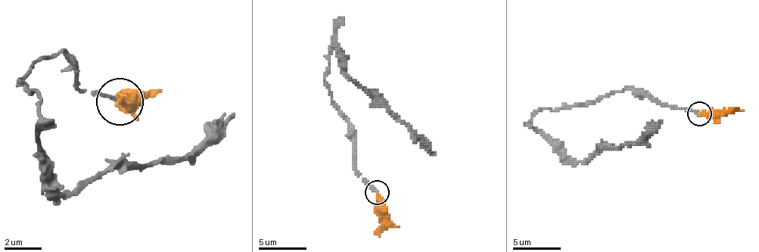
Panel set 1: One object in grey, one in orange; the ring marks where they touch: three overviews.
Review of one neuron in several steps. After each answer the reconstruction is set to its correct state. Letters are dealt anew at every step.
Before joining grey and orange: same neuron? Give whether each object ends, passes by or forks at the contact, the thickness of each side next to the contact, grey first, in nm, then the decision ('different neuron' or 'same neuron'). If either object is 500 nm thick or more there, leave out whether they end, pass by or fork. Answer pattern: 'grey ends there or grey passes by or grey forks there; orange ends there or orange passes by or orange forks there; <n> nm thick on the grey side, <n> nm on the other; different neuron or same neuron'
grey ends there; orange ends there; 170 nm thick on the grey side, 280 nm on the other; same neuron

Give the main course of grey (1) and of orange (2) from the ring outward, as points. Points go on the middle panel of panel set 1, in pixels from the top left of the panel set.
1: (377, 193), (358, 176), (353, 128), (324, 79), (336, 24), (336, 53), (346, 73), (372, 91), (435, 154)
2: (377, 193), (380, 236)

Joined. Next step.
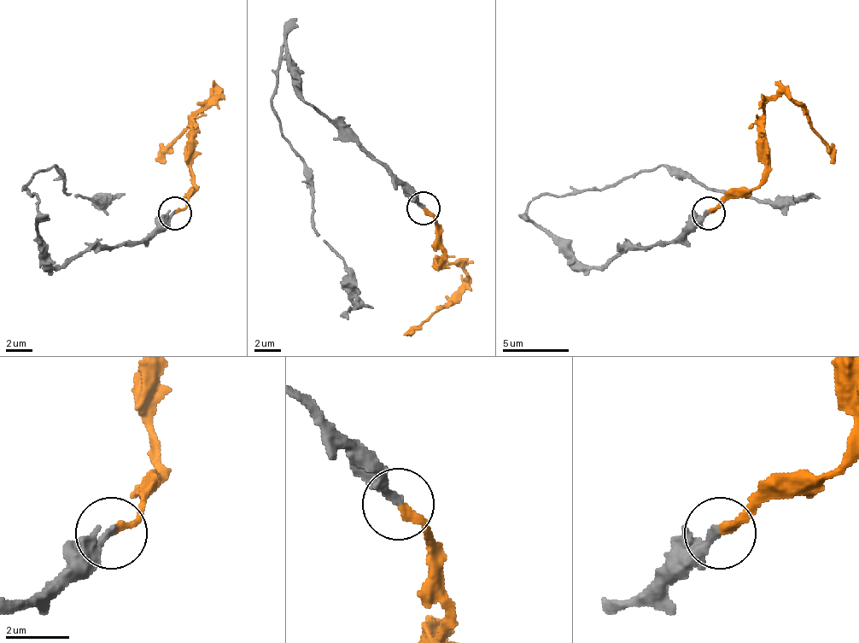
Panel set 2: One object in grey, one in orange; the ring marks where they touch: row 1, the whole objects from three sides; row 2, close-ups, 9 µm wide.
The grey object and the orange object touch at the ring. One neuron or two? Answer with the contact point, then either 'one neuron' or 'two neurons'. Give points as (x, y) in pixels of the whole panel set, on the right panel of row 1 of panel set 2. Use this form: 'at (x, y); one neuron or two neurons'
at (709, 213); one neuron

